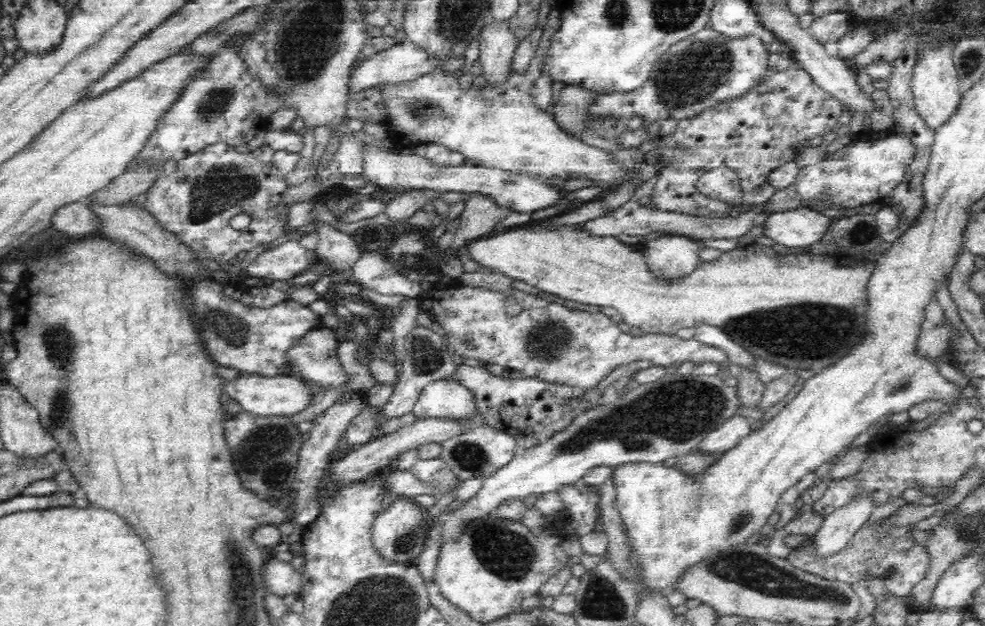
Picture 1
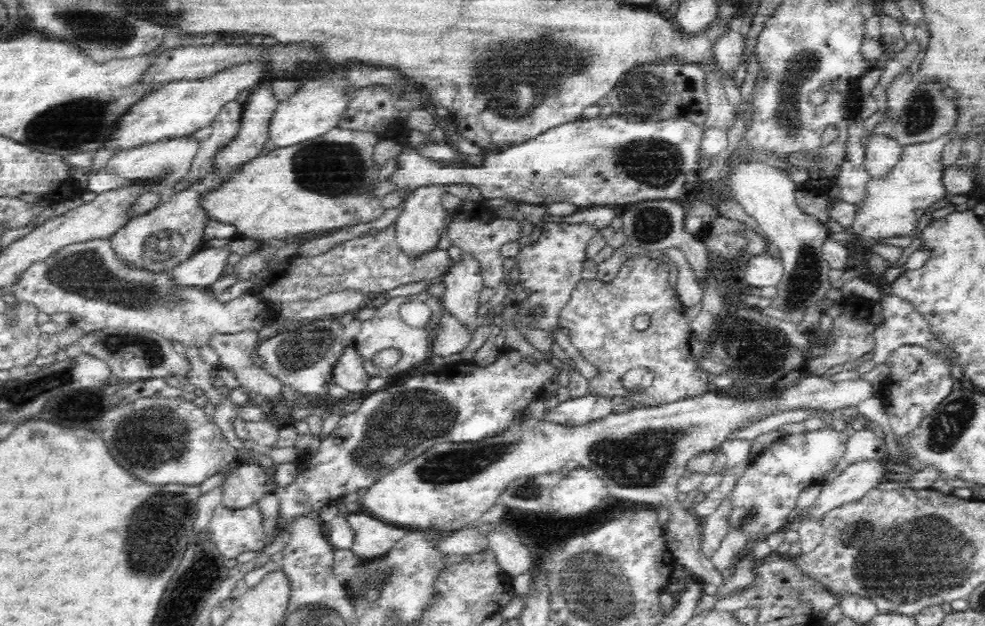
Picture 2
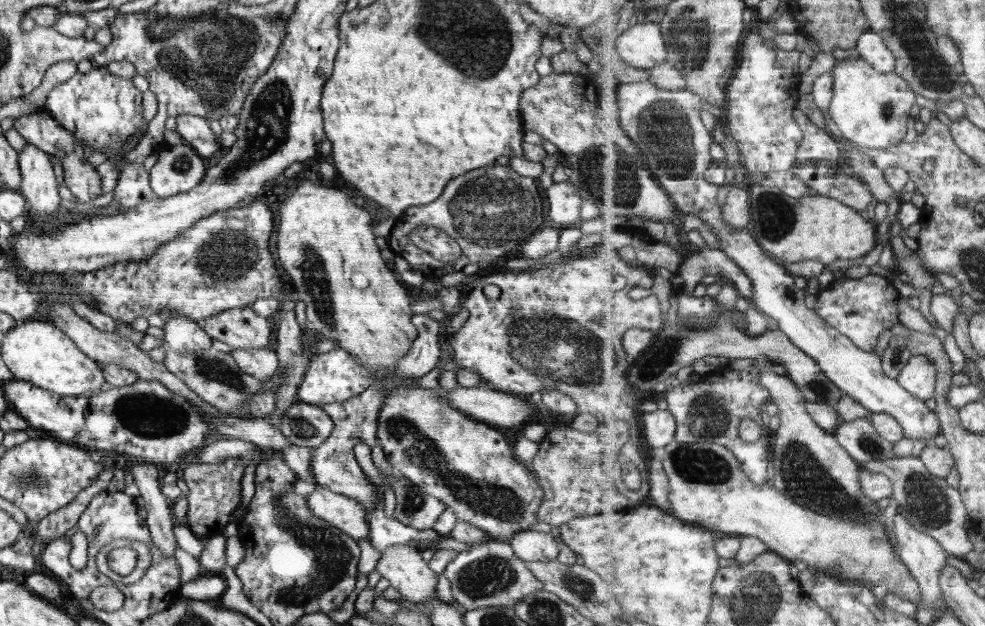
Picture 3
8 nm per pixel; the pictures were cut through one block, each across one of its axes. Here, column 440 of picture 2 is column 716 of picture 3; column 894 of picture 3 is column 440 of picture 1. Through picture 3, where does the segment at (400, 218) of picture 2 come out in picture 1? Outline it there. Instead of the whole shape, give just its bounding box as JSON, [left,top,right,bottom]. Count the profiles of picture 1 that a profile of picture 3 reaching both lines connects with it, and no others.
[413,376,476,418]

